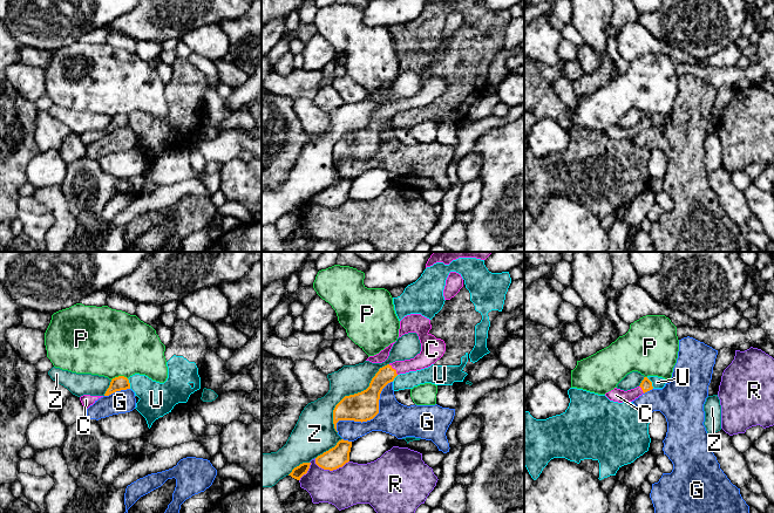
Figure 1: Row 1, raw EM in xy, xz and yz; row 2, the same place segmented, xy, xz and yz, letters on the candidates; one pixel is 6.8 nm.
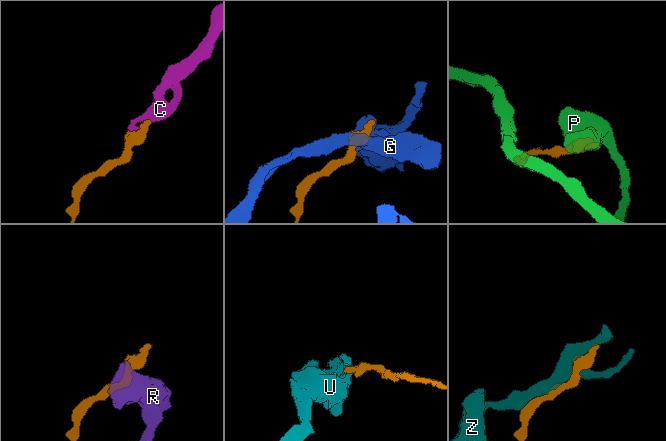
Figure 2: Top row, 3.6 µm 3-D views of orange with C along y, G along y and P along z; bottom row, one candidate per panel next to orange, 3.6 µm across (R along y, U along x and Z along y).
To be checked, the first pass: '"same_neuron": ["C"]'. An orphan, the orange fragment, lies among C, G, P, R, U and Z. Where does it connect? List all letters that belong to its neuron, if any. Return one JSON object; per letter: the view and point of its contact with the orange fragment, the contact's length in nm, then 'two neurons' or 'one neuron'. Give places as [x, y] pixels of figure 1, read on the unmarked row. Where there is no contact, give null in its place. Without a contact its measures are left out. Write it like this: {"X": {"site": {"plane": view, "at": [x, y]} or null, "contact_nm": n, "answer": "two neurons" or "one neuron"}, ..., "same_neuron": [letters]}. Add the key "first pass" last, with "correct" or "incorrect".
{"C": {"site": {"plane": "xz", "at": [394, 107]}, "contact_nm": 100, "answer": "one neuron"}, "G": {"site": {"plane": "xz", "at": [369, 157]}, "contact_nm": 500, "answer": "two neurons"}, "P": {"site": {"plane": "xy", "at": [119, 114]}, "contact_nm": 110, "answer": "two neurons"}, "R": {"site": {"plane": "xz", "at": [330, 207]}, "contact_nm": 240, "answer": "two neurons"}, "U": {"site": {"plane": "yz", "at": [651, 121]}, "contact_nm": 90, "answer": "two neurons"}, "Z": {"site": {"plane": "xz", "at": [351, 132]}, "contact_nm": 600, "answer": "two neurons"}, "same_neuron": ["C"], "first pass": "correct"}

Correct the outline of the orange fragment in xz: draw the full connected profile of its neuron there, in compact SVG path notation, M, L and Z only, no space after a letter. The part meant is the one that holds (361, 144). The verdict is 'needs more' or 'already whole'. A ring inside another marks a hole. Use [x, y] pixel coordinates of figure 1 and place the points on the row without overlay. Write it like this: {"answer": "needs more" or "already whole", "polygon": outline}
{"answer": "needs more", "polygon": "M410 52L400 59L399 75L416 70L421 89L410 97L395 98L379 107L369 124L358 131L345 134L333 148L333 162L337 169L339 158L367 159L379 151L379 137L382 126L400 111L416 109L430 104L446 89L446 81L429 70L430 57L421 52Z"}

